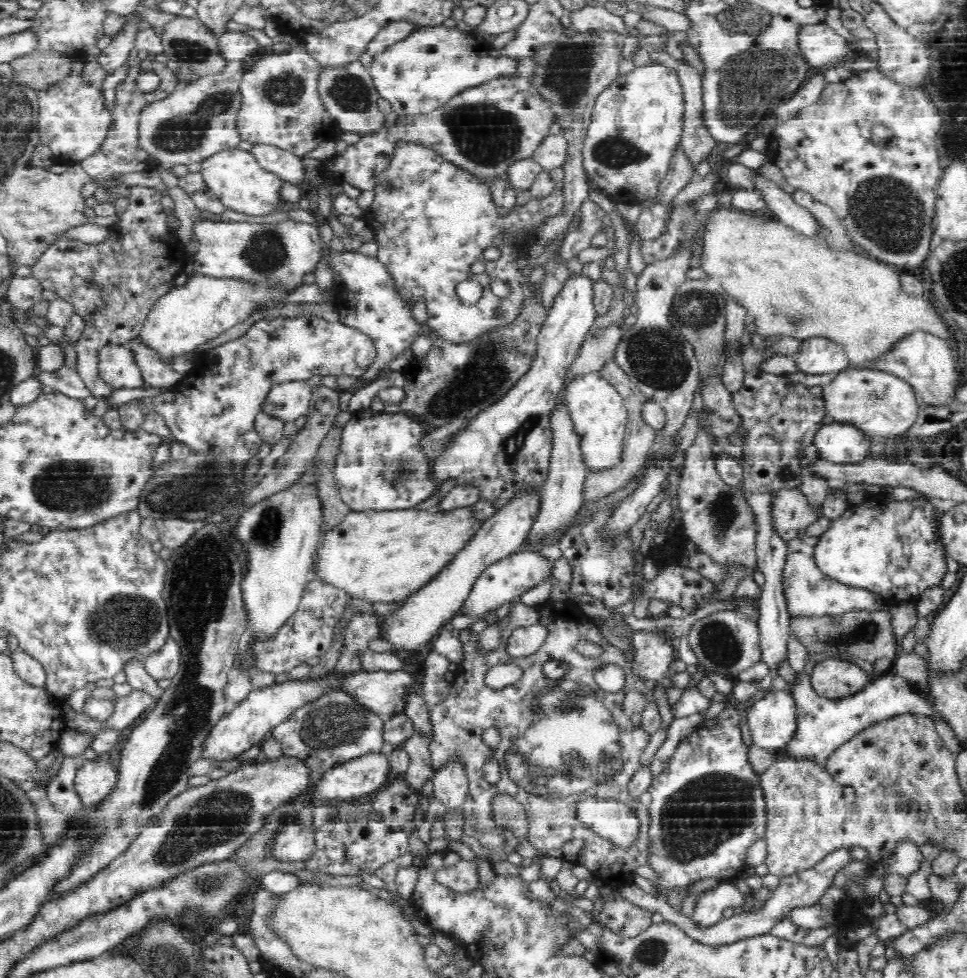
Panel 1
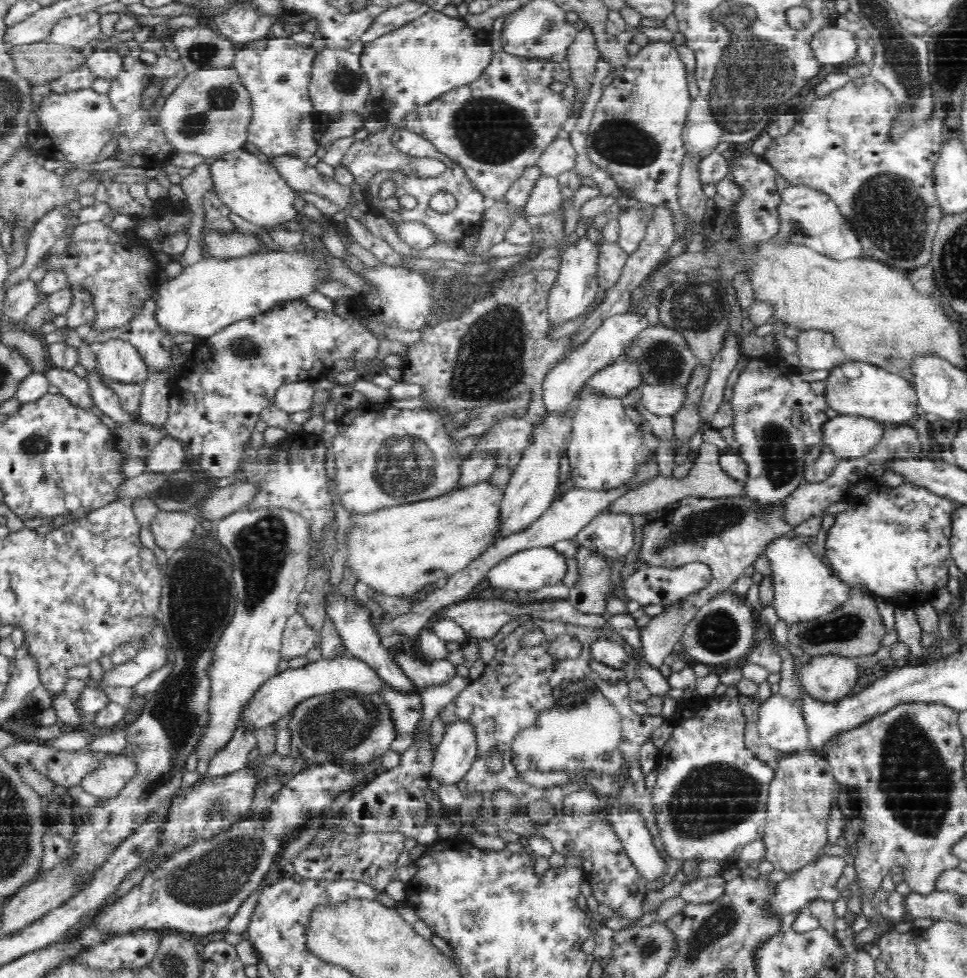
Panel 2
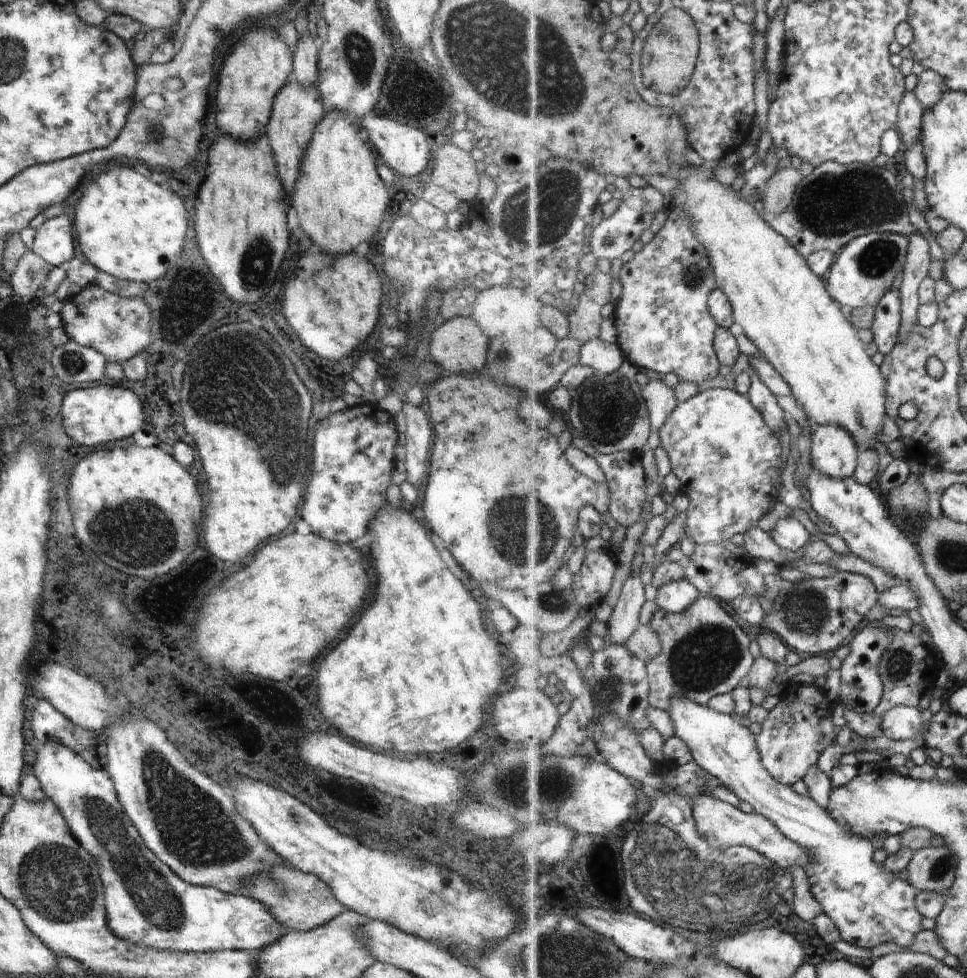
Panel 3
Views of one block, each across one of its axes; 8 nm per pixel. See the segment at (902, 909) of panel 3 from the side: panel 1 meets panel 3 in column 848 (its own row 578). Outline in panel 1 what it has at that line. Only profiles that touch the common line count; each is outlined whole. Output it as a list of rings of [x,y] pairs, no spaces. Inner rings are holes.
[[[876,498],[864,501],[859,506],[850,506],[833,521],[832,526],[819,538],[814,547],[812,562],[821,574],[850,587],[862,587],[890,600],[892,604],[918,598],[920,592],[932,584],[941,584],[947,572],[944,548],[933,522],[934,506],[920,499],[895,501],[881,507]]]

